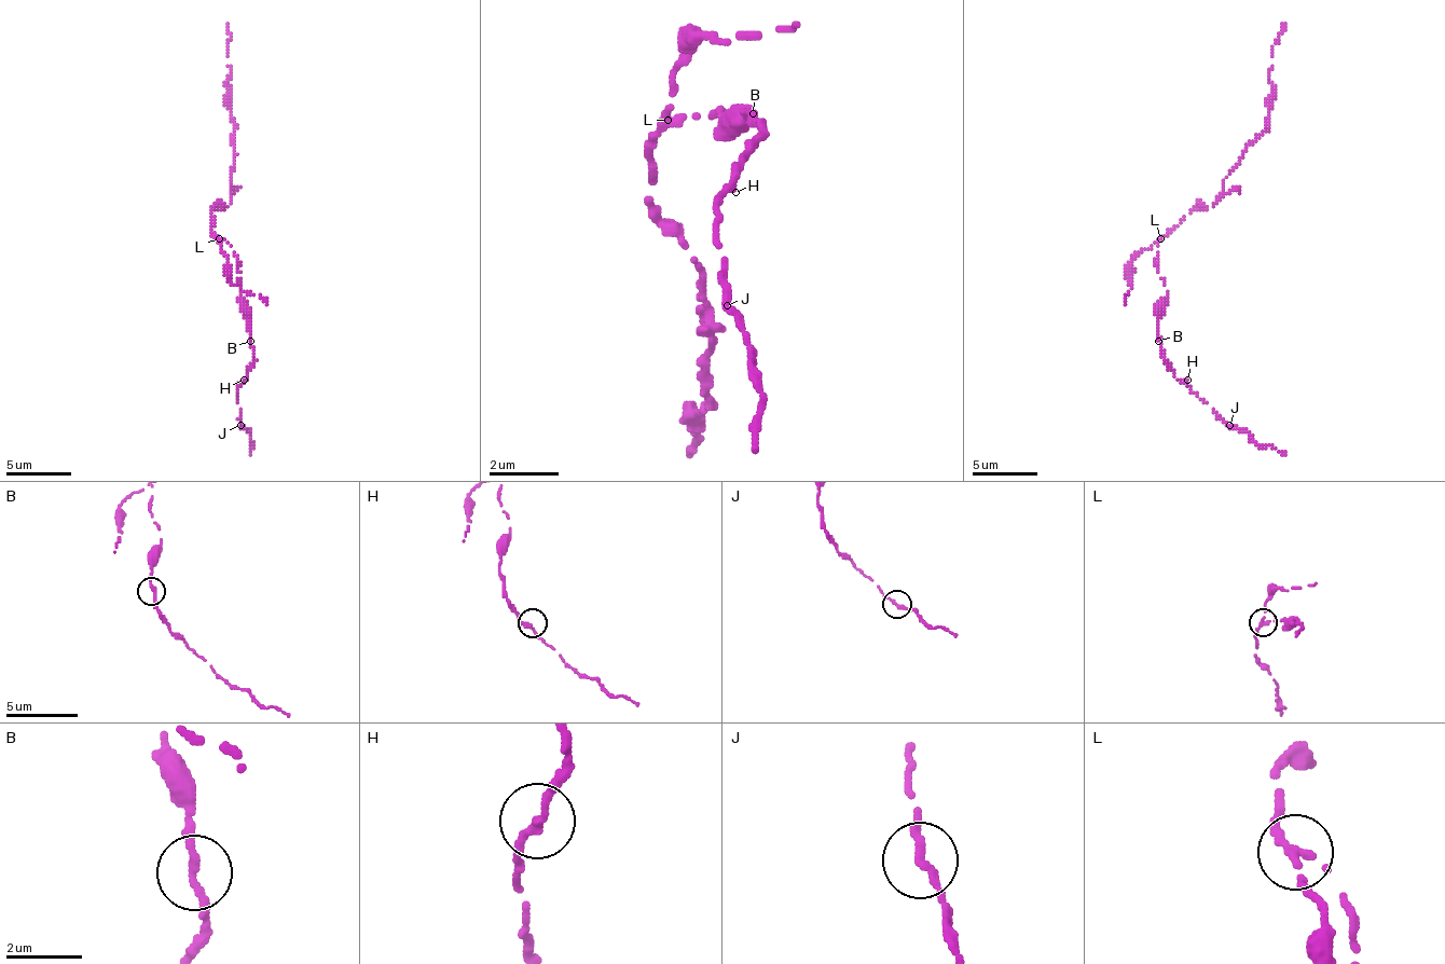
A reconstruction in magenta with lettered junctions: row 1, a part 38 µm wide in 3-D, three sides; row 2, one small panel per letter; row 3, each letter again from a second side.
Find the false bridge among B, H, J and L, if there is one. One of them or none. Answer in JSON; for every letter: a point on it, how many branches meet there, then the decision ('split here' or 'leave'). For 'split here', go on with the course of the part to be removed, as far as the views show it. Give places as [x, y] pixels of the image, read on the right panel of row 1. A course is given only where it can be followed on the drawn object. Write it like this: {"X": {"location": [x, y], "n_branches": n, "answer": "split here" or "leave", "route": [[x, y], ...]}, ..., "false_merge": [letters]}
{"B": {"location": [1158, 341], "n_branches": 2, "answer": "leave"}, "H": {"location": [1187, 380], "n_branches": 2, "answer": "leave"}, "J": {"location": [1229, 425], "n_branches": 2, "answer": "leave"}, "L": {"location": [1160, 238], "n_branches": 2, "answer": "split here", "route": [[1161, 239], [1191, 214], [1216, 203], [1223, 180], [1266, 128], [1273, 95], [1273, 46], [1285, 24]]}, "false_merge": ["L"]}

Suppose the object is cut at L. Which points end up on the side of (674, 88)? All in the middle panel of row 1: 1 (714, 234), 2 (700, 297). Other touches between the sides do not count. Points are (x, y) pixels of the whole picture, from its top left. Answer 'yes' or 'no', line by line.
1: no
2: yes

